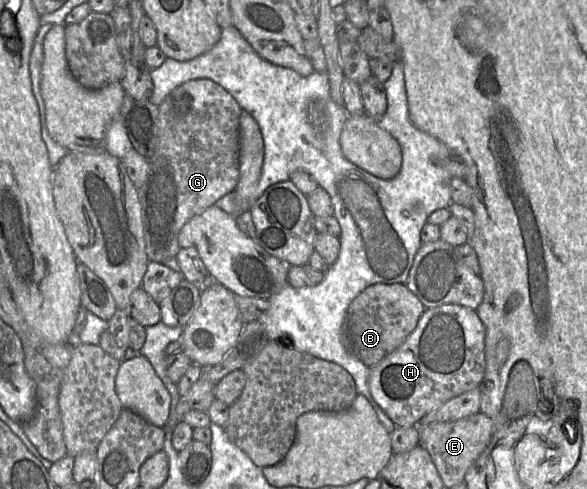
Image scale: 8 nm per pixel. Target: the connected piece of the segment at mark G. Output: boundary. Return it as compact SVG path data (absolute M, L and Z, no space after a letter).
M192 79L172 90L161 102L157 118L157 146L148 160L149 172L139 187L145 251L152 262L164 264L181 249L178 235L194 216L235 190L239 179L239 119L242 108L222 86L210 79Z

